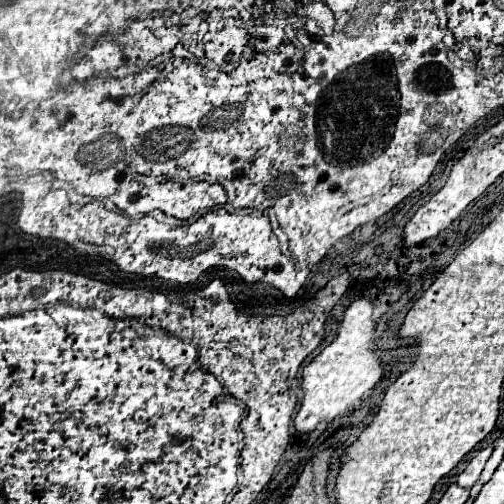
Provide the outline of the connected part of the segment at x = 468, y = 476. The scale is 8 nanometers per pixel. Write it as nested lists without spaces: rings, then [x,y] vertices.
[[[493,448],[479,450],[479,452],[471,458],[471,462],[467,464],[467,468],[457,476],[457,482],[455,482],[455,484],[459,484],[461,488],[471,488],[471,486],[479,480],[481,472],[483,472],[483,468],[485,468],[485,462],[489,460],[491,452],[493,452]]]

